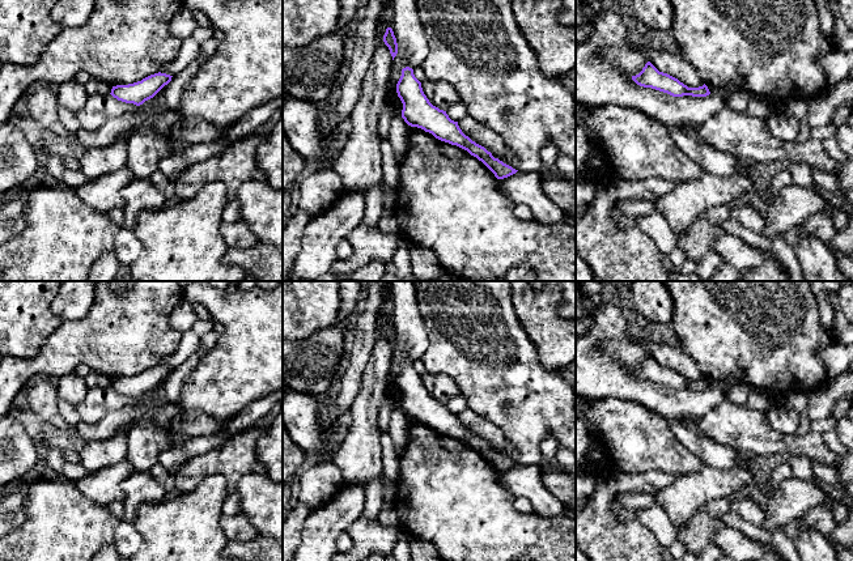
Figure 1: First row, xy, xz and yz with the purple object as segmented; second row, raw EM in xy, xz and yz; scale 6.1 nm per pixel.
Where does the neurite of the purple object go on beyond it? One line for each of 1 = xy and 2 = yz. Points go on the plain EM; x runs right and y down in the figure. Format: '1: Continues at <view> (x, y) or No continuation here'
1: No continuation here
2: No continuation here

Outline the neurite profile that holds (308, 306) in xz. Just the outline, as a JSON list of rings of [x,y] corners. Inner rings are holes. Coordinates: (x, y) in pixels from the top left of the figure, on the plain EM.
[[[283,281],[283,339],[297,340],[338,324],[339,281]]]

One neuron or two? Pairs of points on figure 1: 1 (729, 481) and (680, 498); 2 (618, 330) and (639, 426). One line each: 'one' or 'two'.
1: one
2: two

